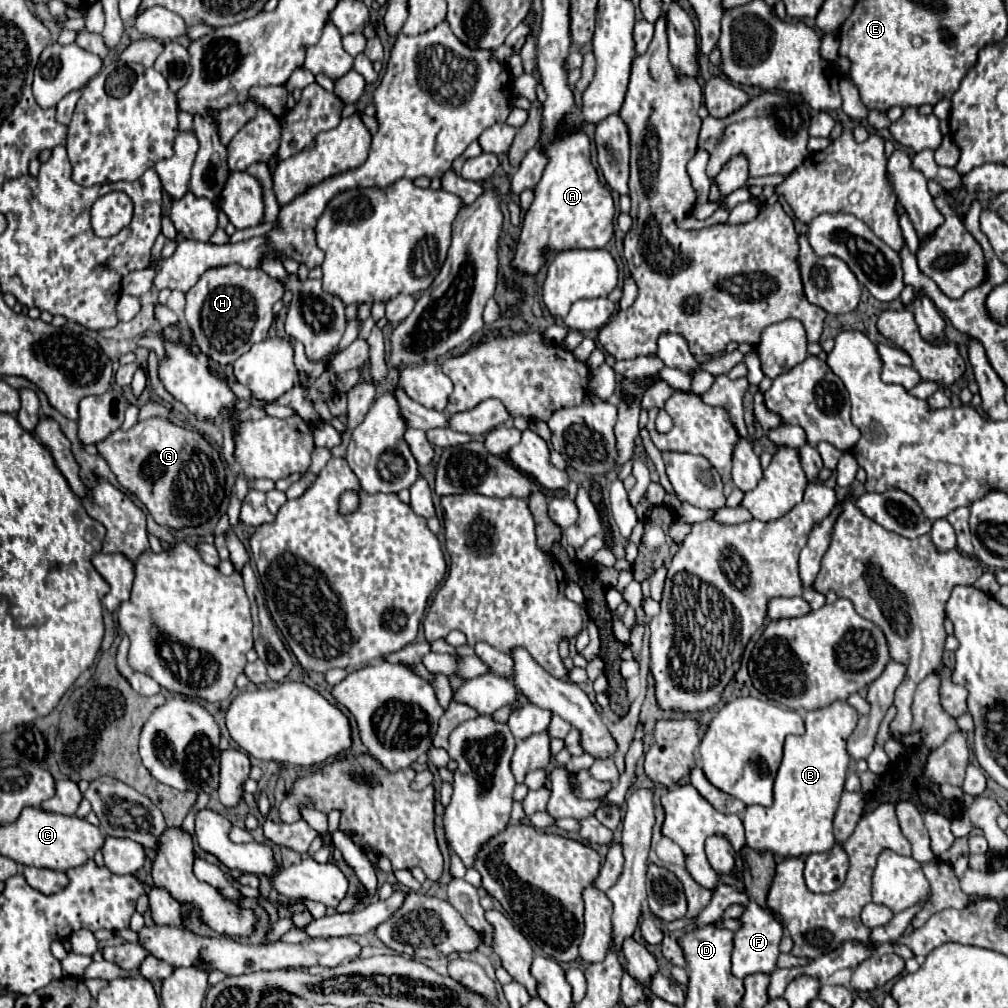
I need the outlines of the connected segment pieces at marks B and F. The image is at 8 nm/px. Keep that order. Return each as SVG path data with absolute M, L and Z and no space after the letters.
M833 702L821 710L807 712L805 734L785 740L783 762L773 784L773 804L767 808L749 806L745 810L743 826L747 846L757 852L769 850L783 858L827 852L835 846L831 822L851 766L847 738L855 730L857 720L857 710L847 702Z
M751 902L737 920L741 926L735 930L733 936L733 954L731 954L733 974L745 978L757 972L773 972L777 968L775 962L779 956L779 940L783 936L783 924L775 918L771 910L759 906L757 902Z

